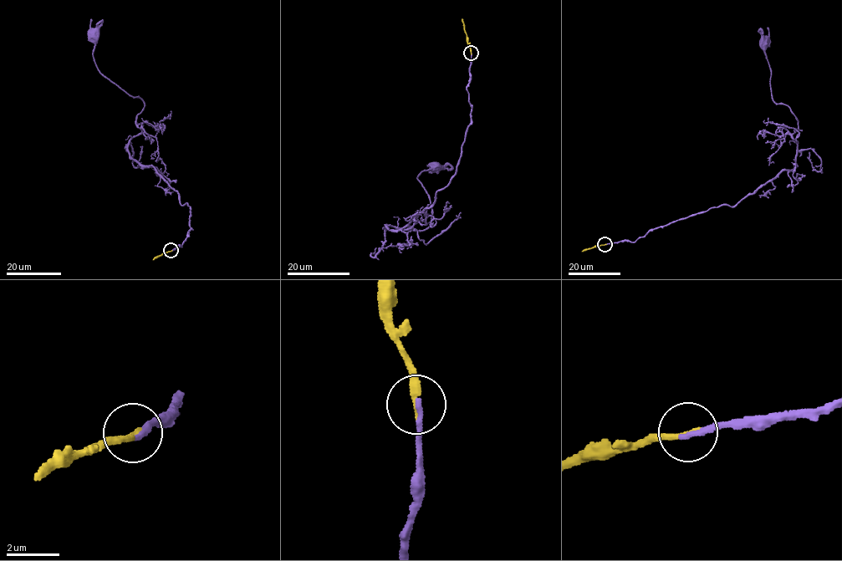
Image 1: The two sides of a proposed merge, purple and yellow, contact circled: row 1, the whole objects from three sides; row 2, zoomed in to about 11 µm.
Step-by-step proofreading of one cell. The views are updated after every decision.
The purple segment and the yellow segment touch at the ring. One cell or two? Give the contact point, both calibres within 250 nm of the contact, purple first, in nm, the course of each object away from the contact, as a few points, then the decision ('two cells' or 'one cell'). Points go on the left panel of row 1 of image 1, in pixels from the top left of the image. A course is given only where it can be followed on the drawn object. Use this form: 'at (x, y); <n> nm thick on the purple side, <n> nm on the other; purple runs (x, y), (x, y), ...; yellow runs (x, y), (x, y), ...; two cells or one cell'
at (170, 250); 200 nm thick on the purple side, 240 nm on the other; purple runs (171, 251), (191, 228), (191, 206), (152, 165), (130, 155), (144, 103), (100, 72), (93, 35); yellow runs (170, 251), (153, 260); one cell

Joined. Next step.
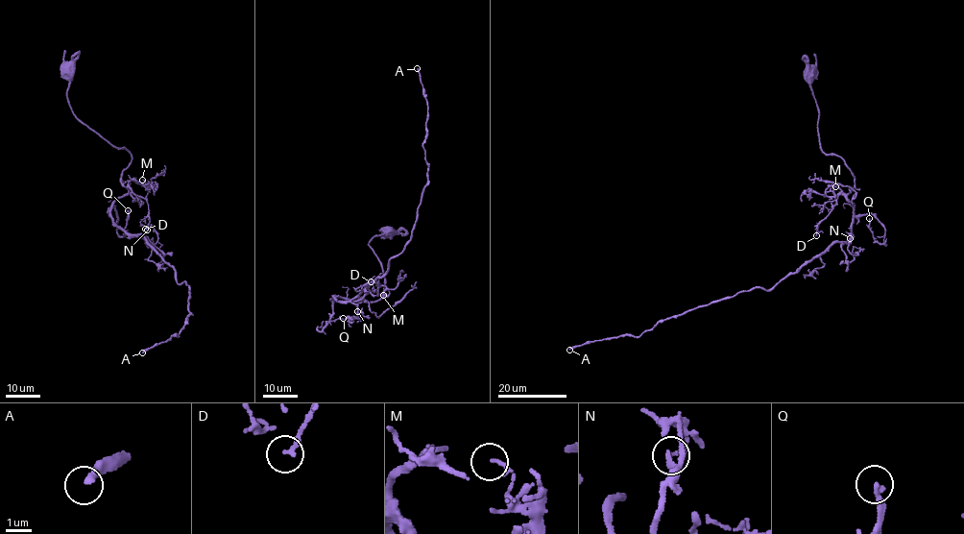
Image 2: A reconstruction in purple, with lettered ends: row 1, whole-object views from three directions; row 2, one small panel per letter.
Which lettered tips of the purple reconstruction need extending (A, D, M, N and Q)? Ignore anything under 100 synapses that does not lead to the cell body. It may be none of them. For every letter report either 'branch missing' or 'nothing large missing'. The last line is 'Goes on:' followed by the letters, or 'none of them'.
A: branch missing
D: nothing large missing
M: nothing large missing
N: nothing large missing
Q: nothing large missing
Goes on: A

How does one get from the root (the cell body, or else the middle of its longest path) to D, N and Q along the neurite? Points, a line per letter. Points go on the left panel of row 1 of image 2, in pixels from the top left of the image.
D: (67, 70), (67, 98), (73, 113), (131, 154), (121, 181), (147, 202), (150, 223), (145, 229)
N: (67, 70), (73, 113), (131, 154), (110, 217), (160, 254), (147, 230)
Q: (67, 70), (73, 113), (131, 154), (121, 181), (128, 191), (109, 207), (116, 210), (121, 236), (128, 210)

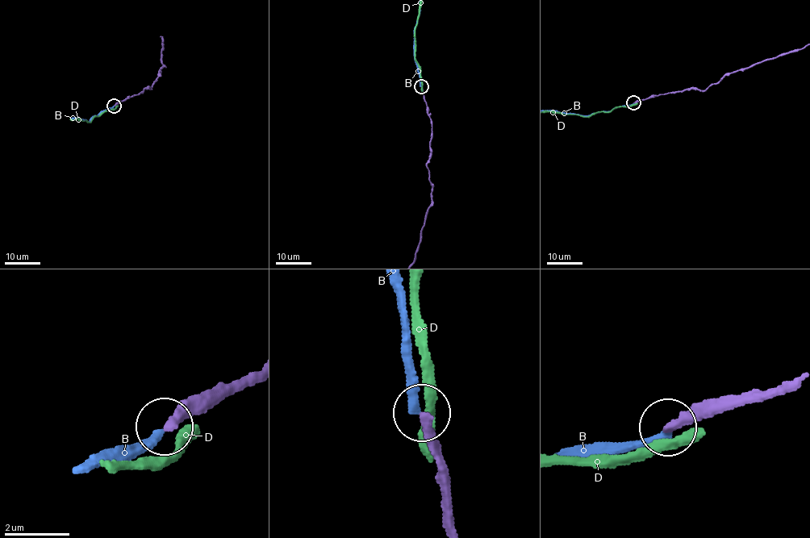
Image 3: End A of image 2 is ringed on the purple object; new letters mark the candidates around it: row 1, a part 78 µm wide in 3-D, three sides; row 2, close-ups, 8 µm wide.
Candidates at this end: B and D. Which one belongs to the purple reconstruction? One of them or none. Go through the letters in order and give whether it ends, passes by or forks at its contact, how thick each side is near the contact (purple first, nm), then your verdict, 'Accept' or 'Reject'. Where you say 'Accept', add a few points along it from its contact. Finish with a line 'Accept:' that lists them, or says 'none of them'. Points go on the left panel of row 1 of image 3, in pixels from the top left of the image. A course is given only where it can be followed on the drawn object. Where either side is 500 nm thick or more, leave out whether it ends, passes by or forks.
B: It ends there. Thickness 280 nm (purple) against 240 nm. Reject
D: It ends there. Thickness 420 nm (purple) against 400 nm. Reject
Accept: none of them

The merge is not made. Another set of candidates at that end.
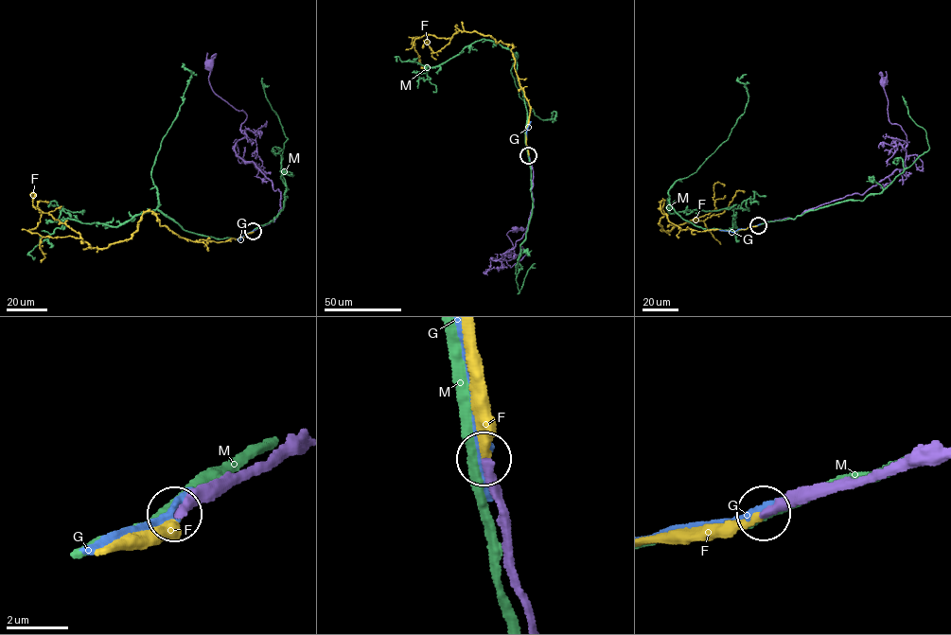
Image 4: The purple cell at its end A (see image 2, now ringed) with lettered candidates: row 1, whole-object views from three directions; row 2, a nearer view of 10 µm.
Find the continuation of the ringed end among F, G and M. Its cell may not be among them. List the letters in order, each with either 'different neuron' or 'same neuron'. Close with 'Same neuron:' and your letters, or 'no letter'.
F: same neuron
G: different neuron
M: different neuron
Same neuron: F

